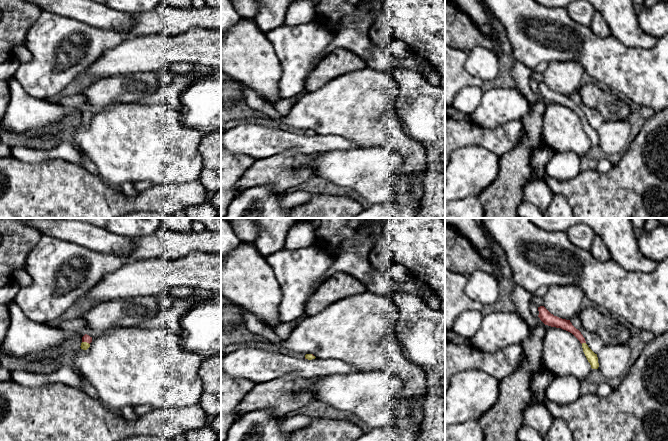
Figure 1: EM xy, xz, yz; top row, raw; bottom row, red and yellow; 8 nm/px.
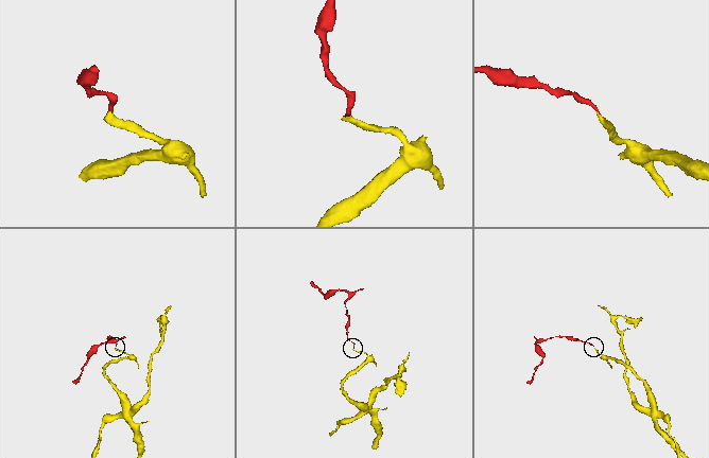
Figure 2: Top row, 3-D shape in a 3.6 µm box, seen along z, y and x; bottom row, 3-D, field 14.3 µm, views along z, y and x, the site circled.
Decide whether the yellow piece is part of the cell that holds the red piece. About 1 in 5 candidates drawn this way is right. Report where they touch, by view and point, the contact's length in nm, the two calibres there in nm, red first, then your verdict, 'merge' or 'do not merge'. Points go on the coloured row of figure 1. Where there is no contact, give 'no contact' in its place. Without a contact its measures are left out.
contact xy (86, 341); length 70 nm; calibres 60 and 60 nm; merge

